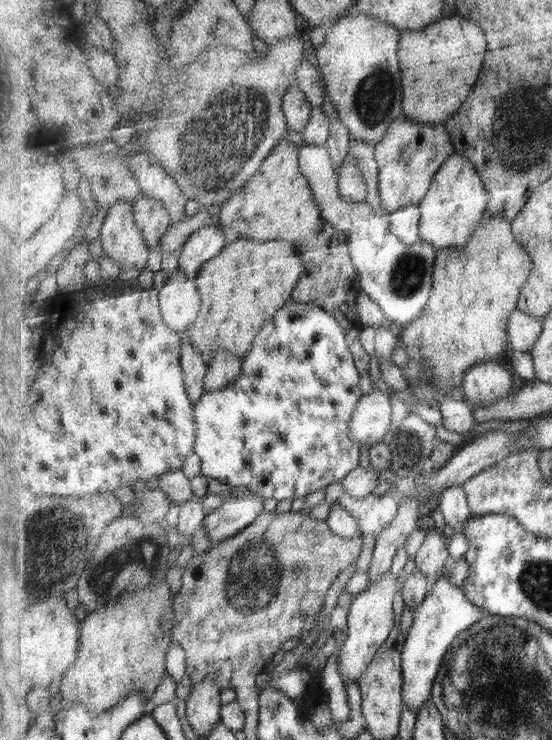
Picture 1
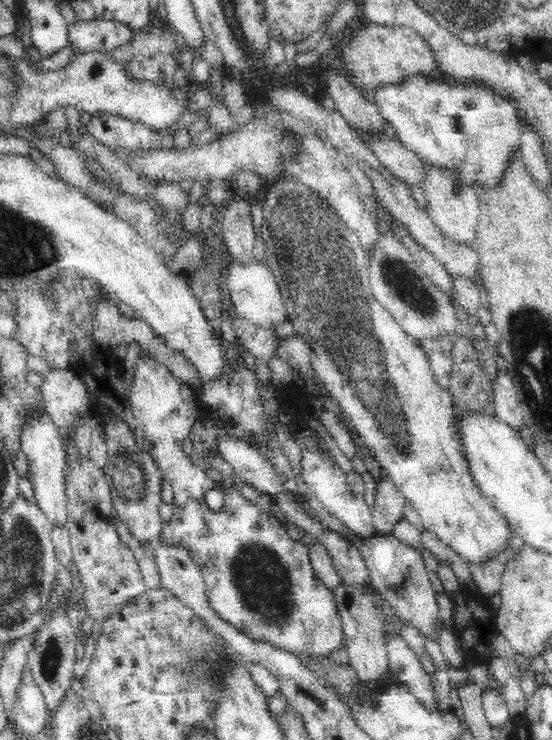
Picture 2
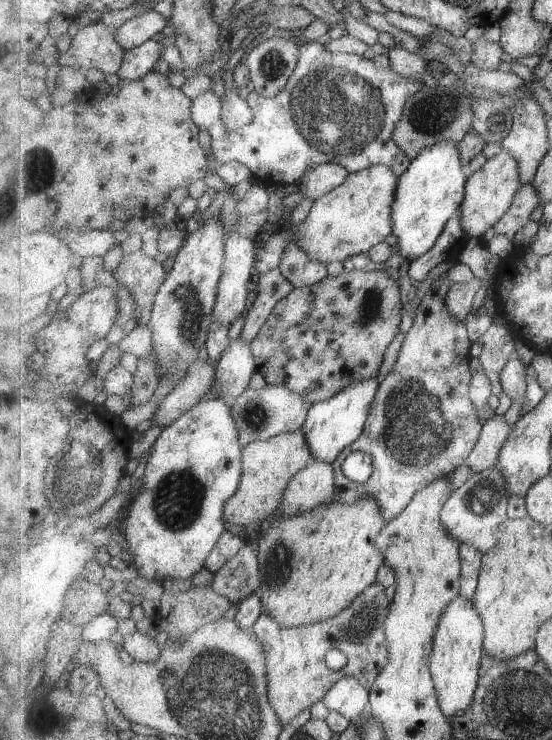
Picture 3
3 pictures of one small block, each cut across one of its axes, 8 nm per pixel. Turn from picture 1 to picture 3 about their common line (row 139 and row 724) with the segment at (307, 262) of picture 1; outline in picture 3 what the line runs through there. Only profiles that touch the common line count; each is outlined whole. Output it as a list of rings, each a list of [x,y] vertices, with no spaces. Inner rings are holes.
[[[372,584],[349,606],[325,622],[305,624],[301,628],[285,628],[273,620],[267,612],[257,619],[254,633],[263,643],[267,660],[267,678],[269,679],[269,702],[281,724],[290,724],[291,720],[303,710],[310,710],[325,696],[336,682],[342,678],[353,677],[361,681],[367,689],[373,686],[379,673],[388,665],[390,654],[385,634],[385,622],[389,616],[392,601],[382,584]],[[339,648],[347,654],[349,662],[339,672],[327,668],[327,652]]]

